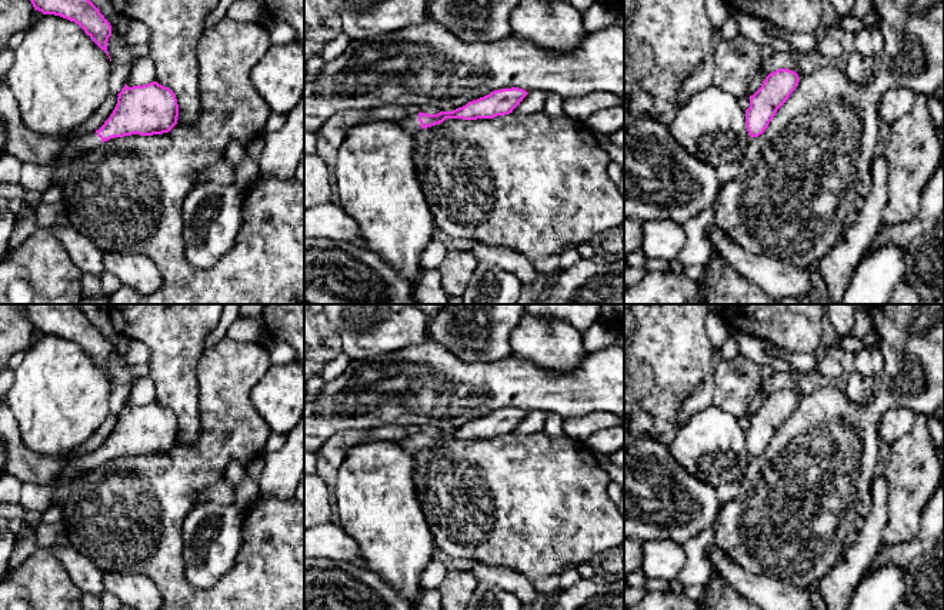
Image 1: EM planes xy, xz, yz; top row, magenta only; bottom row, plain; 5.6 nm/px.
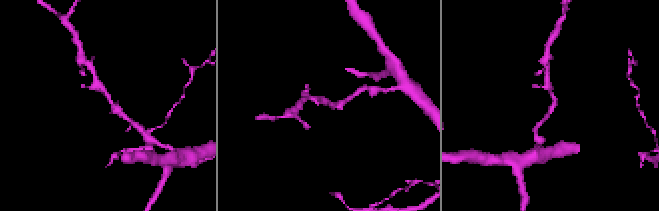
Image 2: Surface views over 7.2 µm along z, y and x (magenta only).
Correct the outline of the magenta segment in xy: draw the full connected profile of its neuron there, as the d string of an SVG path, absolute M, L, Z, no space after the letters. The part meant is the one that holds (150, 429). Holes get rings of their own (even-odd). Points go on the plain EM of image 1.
M157 401L133 407L124 404L117 416L117 424L104 444L96 451L74 459L51 487L63 484L80 473L97 469L110 459L131 454L163 454L177 444L176 414Z

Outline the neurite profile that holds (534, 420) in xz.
M534 410L530 411L520 424L513 430L518 436L530 436L533 433L544 431L546 411Z

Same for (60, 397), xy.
M41 334L33 340L21 364L14 370L14 383L6 393L6 401L29 450L61 457L93 437L109 417L111 387L106 371L79 344L60 336Z

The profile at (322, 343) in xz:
M304 304L304 387L311 376L321 376L324 364L341 353L341 339L327 319L324 304Z

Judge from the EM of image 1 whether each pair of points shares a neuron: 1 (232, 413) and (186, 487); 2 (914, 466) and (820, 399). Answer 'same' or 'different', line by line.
1: same
2: different

